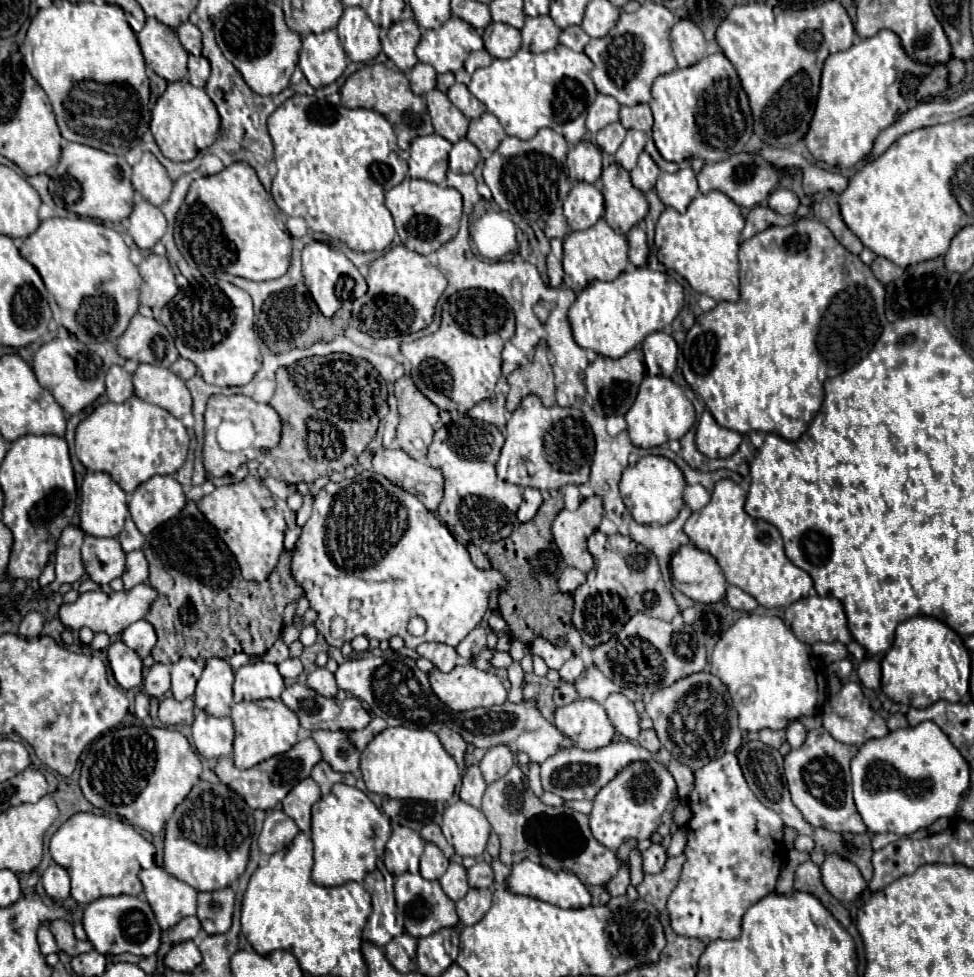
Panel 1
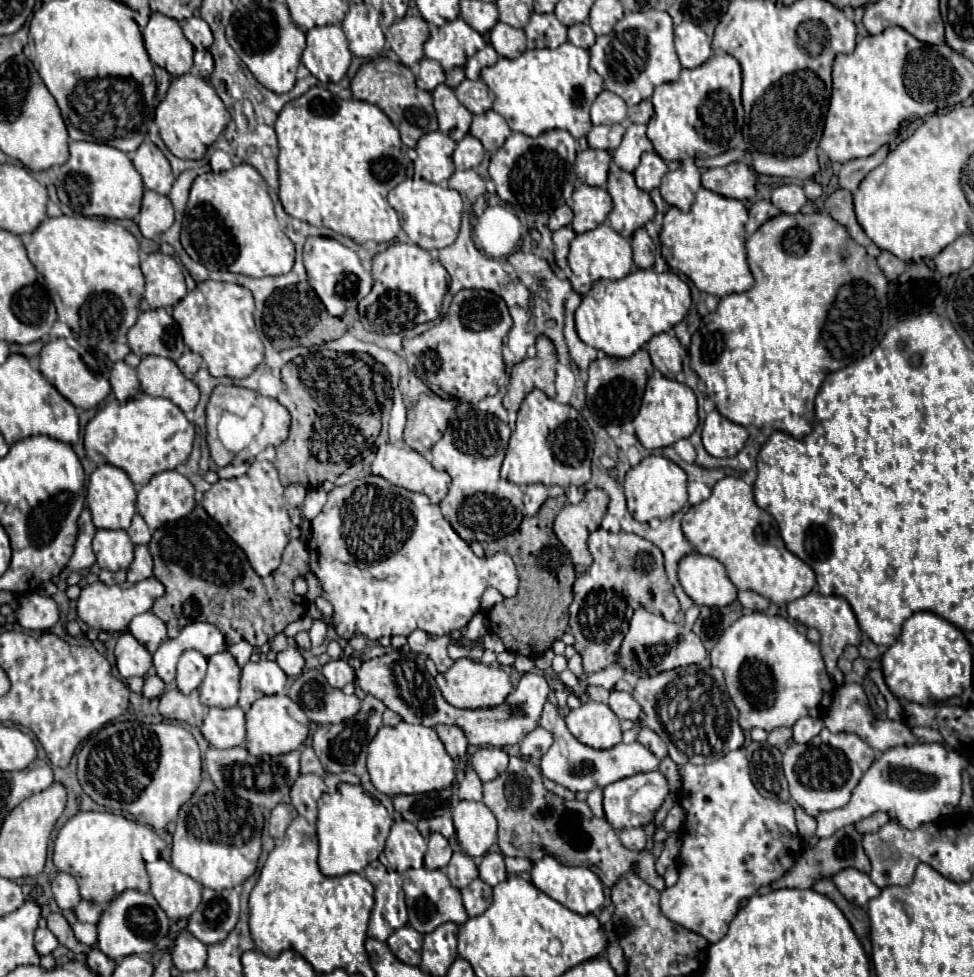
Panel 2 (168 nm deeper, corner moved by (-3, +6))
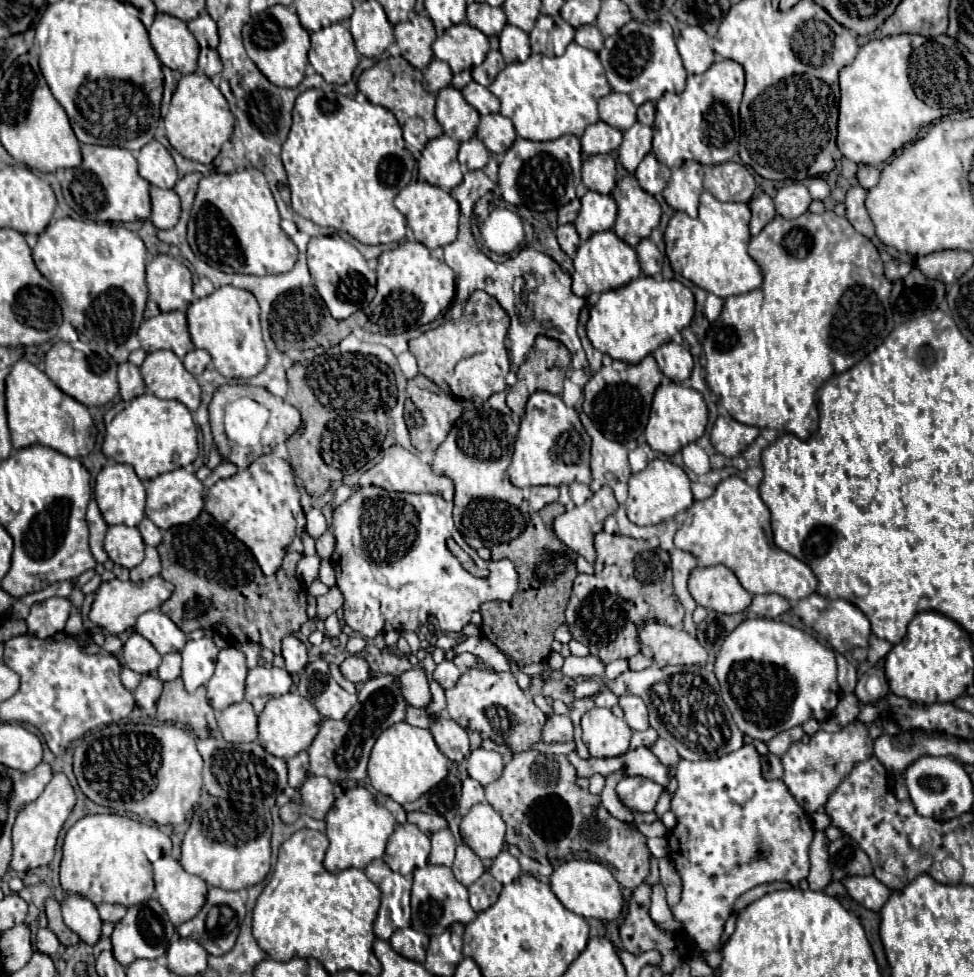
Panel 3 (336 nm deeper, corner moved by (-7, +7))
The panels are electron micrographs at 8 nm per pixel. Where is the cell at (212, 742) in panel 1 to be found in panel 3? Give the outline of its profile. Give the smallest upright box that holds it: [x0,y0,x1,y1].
[218,701,256,743]

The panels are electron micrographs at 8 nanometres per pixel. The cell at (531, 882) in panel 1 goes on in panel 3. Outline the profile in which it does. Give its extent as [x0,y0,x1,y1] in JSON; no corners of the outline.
[550,859,624,923]

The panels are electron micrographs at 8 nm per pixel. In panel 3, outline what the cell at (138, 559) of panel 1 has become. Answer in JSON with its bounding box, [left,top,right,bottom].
[130,547,160,583]

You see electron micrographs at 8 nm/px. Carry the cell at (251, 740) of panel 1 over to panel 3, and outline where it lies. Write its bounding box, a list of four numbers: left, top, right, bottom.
[258,693,320,759]

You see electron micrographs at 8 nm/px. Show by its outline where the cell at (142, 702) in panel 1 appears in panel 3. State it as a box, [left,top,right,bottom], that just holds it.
[120,667,140,691]

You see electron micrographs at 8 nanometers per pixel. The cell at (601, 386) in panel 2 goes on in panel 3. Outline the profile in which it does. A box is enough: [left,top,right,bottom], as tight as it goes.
[582,355,662,443]

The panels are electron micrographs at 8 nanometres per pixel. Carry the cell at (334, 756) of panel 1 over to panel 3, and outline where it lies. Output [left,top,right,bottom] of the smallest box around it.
[308,675,408,783]

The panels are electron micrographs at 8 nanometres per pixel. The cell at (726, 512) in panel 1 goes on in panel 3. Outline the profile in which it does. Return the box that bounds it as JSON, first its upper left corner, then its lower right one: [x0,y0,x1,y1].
[674,477,818,603]

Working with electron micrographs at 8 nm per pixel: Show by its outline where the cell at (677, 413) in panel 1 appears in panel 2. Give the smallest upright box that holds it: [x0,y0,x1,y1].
[634,370,698,448]

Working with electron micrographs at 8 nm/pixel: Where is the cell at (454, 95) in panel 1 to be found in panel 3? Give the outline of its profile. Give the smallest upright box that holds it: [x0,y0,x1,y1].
[462,81,500,115]

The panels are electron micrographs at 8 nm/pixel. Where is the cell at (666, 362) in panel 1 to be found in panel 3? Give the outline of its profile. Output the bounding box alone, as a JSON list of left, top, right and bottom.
[654,341,694,383]

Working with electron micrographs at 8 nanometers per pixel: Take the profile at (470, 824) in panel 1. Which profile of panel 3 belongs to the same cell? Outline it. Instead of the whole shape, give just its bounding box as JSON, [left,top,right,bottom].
[460,803,504,859]

